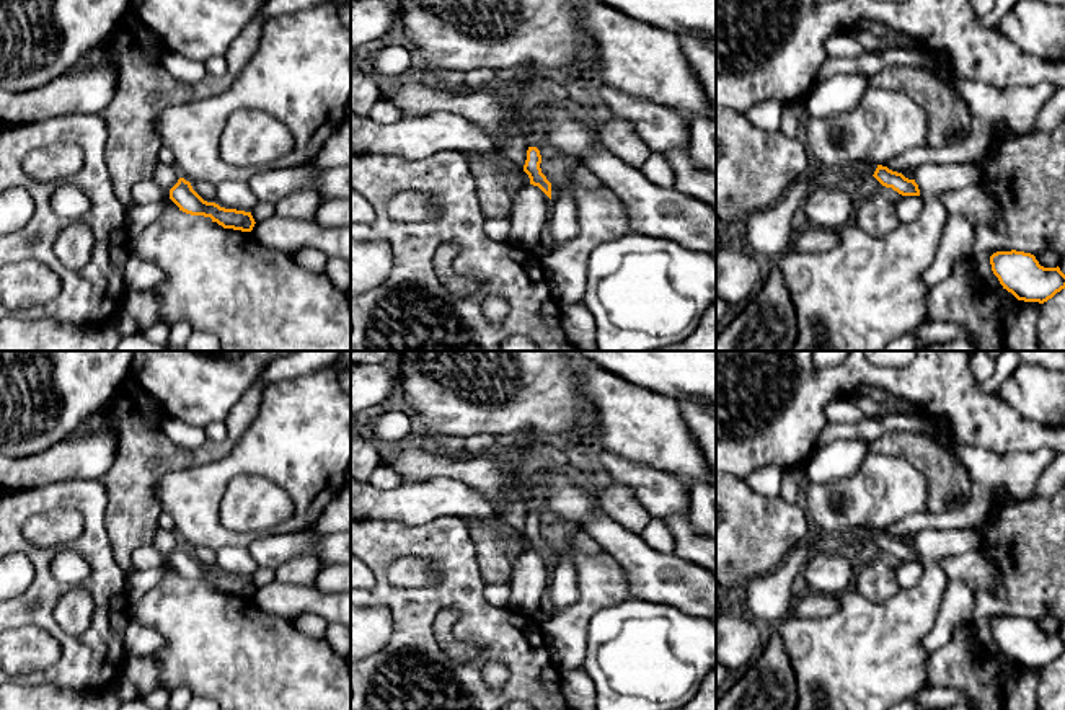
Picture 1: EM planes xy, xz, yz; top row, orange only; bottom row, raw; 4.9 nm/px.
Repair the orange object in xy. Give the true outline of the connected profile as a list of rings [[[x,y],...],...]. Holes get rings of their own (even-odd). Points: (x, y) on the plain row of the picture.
[[[179,544],[170,555],[170,565],[179,573],[179,576],[191,581],[210,583],[212,588],[217,588],[223,594],[251,597],[256,589],[251,578],[225,575],[215,568],[204,566],[184,544]]]

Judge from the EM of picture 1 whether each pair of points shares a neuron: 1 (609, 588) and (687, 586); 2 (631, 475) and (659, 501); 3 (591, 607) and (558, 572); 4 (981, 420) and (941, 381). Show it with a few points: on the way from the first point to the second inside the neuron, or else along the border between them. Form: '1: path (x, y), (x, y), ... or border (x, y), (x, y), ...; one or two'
1: border (610, 554), (623, 570), (627, 585), (635, 596); two
2: path (638, 480), (653, 495); one
3: border (568, 557), (574, 570), (578, 598), (552, 616); two
4: path (971, 410), (951, 390); one

